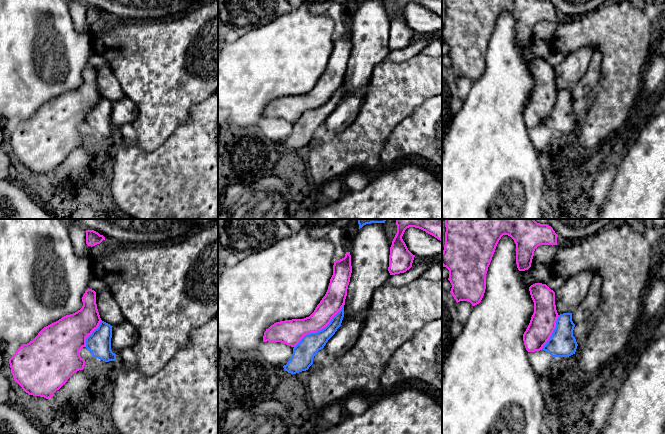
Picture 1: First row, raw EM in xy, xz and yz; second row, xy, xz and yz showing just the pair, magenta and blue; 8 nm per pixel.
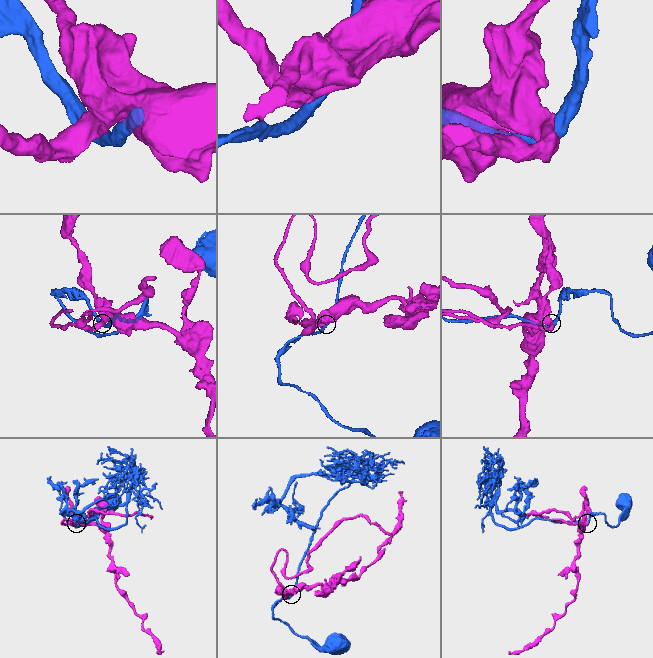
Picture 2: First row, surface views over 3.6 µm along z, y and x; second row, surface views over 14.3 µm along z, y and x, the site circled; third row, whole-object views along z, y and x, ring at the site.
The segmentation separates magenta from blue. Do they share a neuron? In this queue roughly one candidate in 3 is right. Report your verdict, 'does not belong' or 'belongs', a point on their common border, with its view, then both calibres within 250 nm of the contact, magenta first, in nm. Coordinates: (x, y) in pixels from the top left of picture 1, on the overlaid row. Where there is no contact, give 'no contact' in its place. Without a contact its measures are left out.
does not belong | xz (320, 329) | 200/180 nm

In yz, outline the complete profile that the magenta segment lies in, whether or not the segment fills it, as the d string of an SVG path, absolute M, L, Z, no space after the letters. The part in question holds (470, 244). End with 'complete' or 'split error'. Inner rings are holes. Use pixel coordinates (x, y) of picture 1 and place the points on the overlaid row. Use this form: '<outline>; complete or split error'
M444 219L445 220L445 245L442 252L442 266L449 270L452 288L450 293L456 300L468 301L475 306L479 304L486 289L486 274L492 260L496 246L503 235L510 236L516 244L516 264L519 271L531 267L535 249L540 245L557 245L558 235L547 224L537 223L534 219Z; complete

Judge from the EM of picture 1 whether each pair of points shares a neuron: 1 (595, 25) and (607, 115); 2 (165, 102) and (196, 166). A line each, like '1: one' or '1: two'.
1: one
2: two

